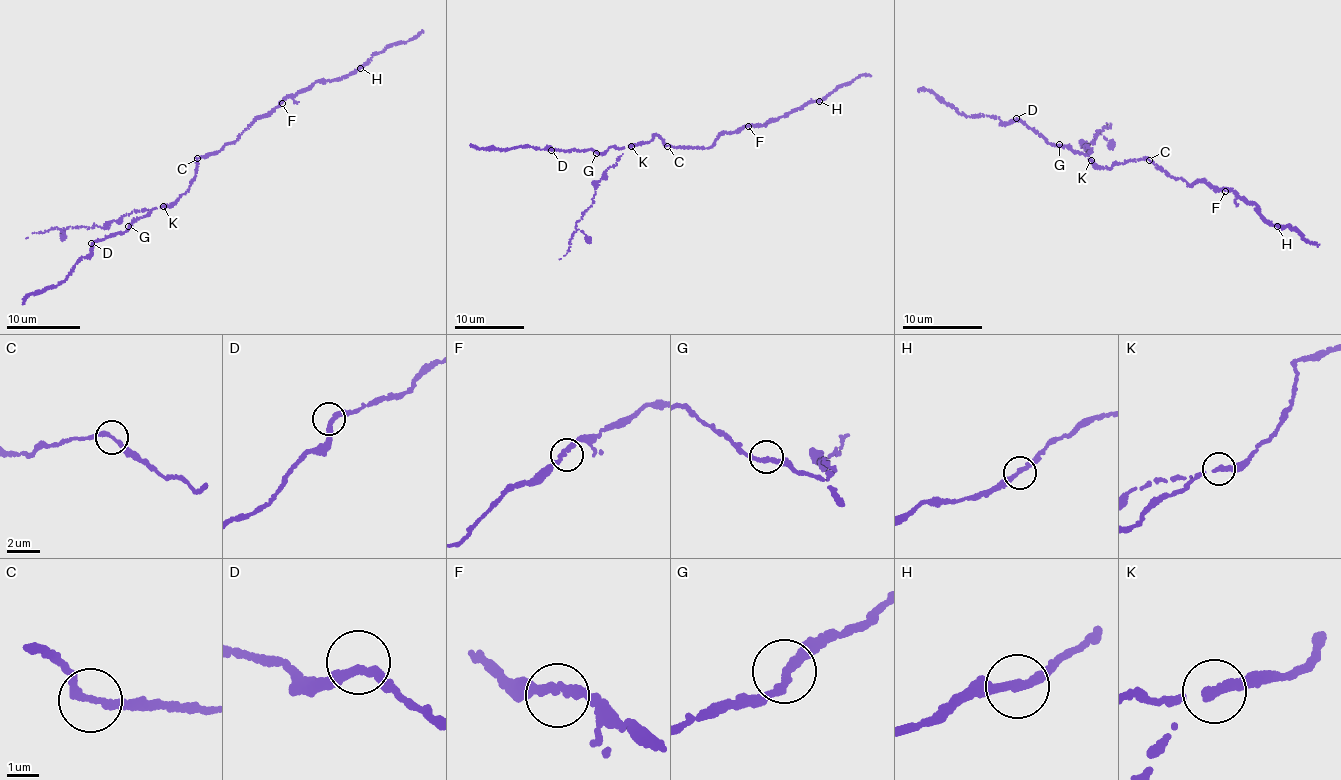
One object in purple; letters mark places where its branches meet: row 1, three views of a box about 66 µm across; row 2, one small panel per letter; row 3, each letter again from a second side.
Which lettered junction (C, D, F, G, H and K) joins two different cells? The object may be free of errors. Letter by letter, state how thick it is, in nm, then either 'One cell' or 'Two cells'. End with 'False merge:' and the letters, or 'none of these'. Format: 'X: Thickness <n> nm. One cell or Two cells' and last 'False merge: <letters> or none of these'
C: Thickness 240 nm. One cell
D: Thickness 300 nm. One cell
F: Thickness 280 nm. One cell
G: Thickness 280 nm. One cell
H: Thickness 280 nm. One cell
K: Thickness 280 nm. Two cells
False merge: K

